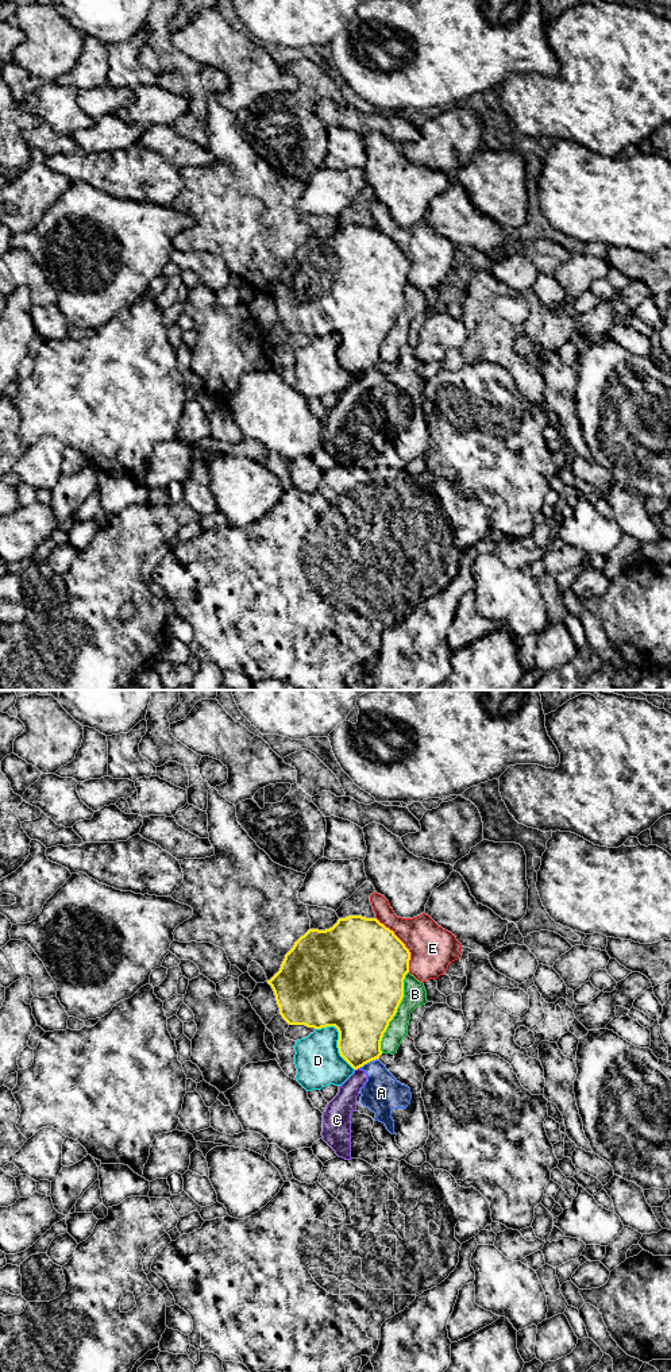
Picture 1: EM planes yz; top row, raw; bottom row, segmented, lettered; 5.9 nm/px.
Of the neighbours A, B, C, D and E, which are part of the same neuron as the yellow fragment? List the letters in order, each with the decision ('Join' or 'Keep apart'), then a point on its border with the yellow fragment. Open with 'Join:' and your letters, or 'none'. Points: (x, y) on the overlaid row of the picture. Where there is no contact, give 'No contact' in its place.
Join: none
A: Keep apart. Touches yellow at yz (365, 1063)
B: Keep apart. Touches yellow at yz (396, 1012)
C: Keep apart. Touches yellow at yz (357, 1068)
D: Keep apart. Touches yellow at yz (338, 1040)
E: Keep apart. Touches yellow at yz (403, 943)

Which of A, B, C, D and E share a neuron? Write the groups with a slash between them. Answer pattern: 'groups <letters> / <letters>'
groups A C / B / D / E

